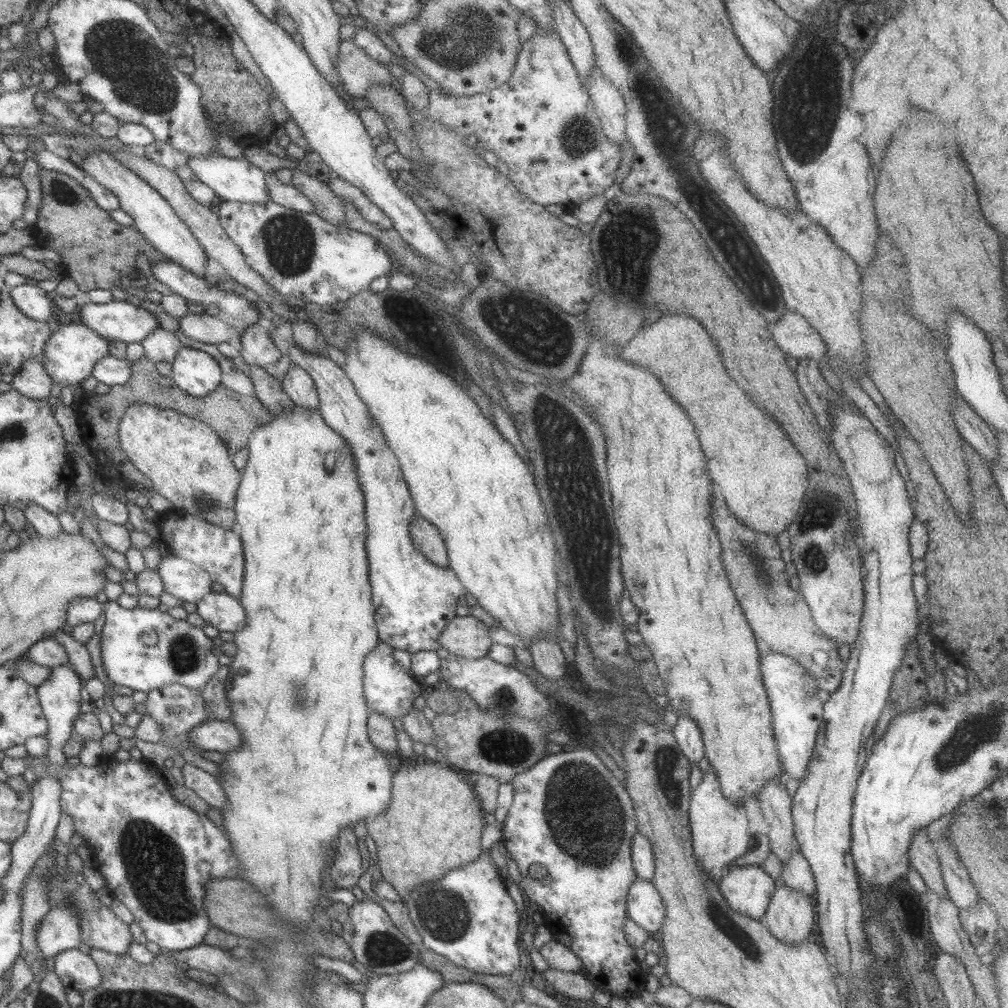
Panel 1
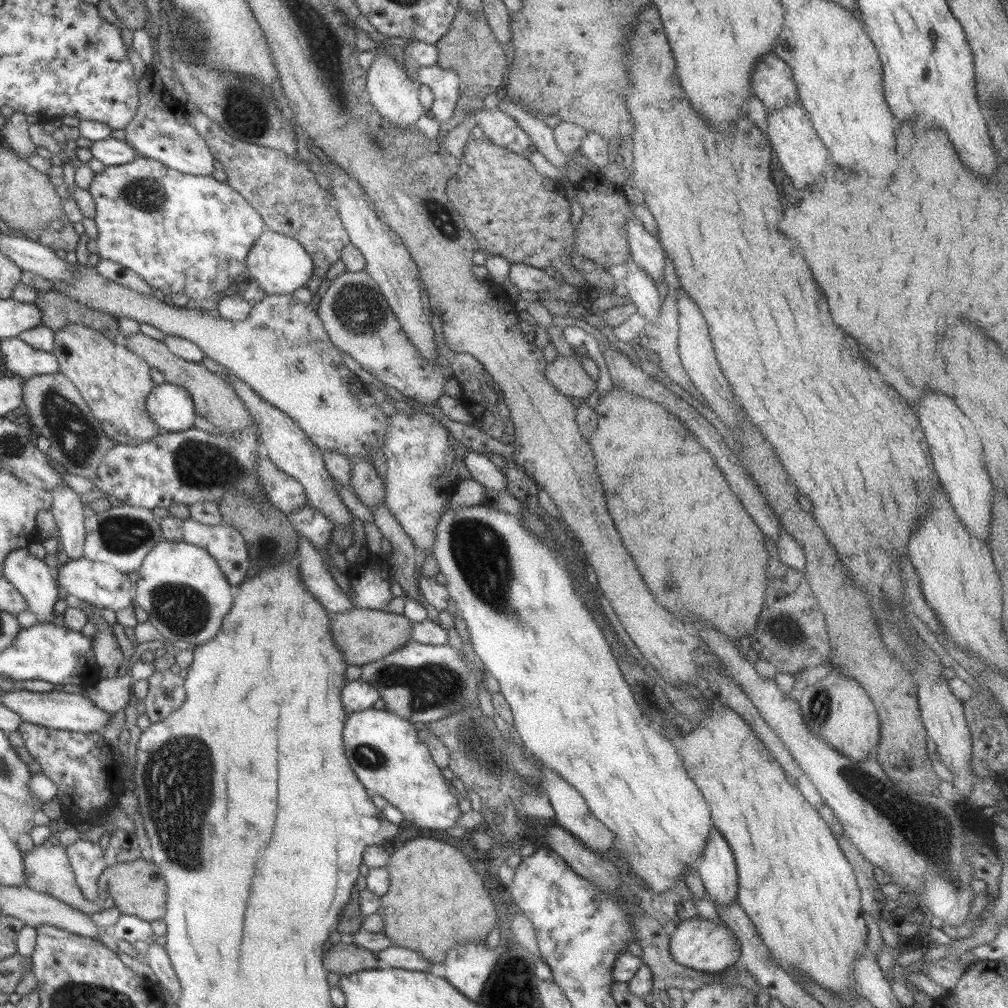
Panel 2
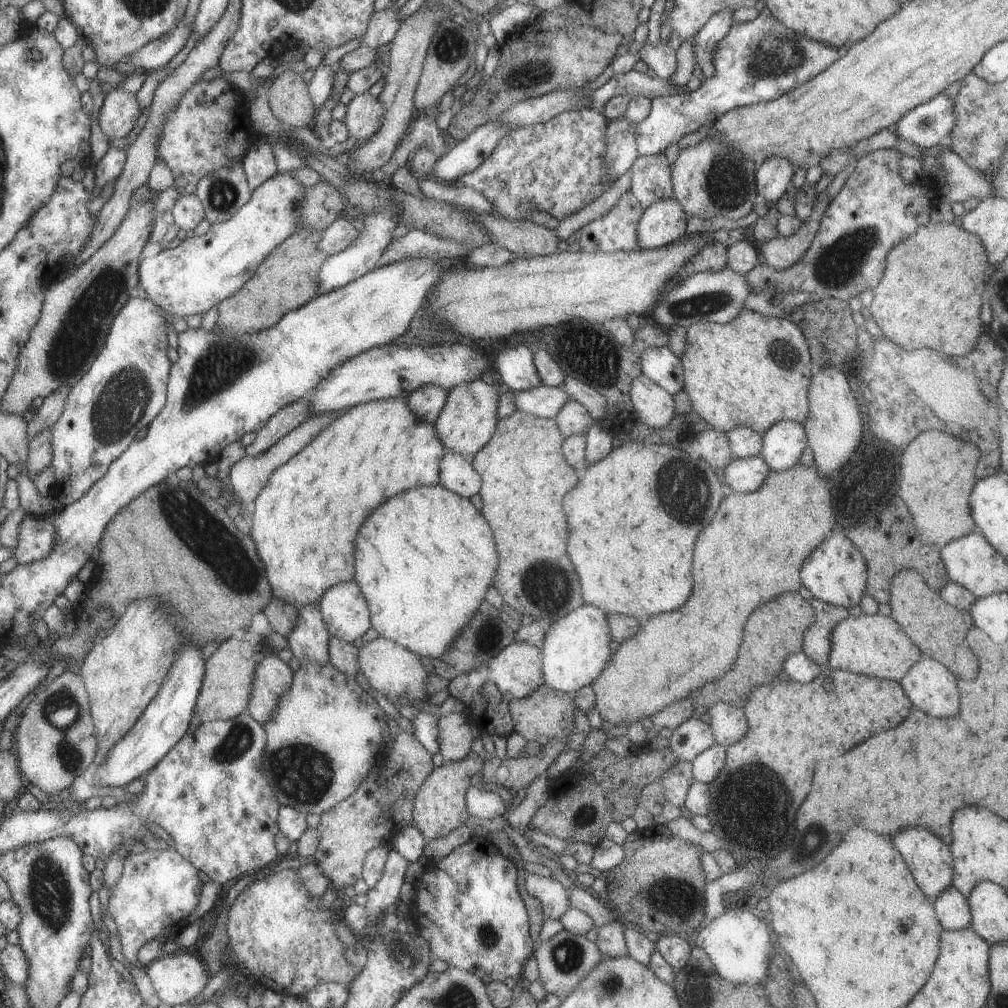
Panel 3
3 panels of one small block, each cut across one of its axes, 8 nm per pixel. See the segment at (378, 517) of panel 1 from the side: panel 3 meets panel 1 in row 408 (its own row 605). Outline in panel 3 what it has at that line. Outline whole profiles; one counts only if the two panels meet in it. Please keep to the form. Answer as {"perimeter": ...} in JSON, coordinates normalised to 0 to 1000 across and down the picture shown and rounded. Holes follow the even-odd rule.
{"perimeter":[[[353,576],[326,583],[315,602],[329,632],[351,638],[367,625],[366,601]]]}

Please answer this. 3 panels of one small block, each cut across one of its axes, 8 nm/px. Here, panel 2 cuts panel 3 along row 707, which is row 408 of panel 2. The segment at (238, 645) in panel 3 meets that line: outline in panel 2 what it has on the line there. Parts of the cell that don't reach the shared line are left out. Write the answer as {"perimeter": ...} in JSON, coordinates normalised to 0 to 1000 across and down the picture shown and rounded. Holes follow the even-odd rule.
{"perimeter":[[[141,329],[131,331],[131,333],[121,333],[121,335],[125,345],[140,353],[150,365],[155,365],[163,370],[163,375],[167,380],[185,385],[188,393],[190,393],[195,410],[200,415],[204,415],[208,421],[219,427],[222,425],[224,427],[248,425],[248,427],[255,429],[254,420],[252,420],[248,408],[244,405],[244,402],[240,399],[232,385],[230,385],[230,382],[222,378],[218,372],[208,369],[208,366],[205,366],[199,359],[188,359],[175,353],[172,349],[169,349],[163,338],[149,335],[149,333],[141,331]]]}

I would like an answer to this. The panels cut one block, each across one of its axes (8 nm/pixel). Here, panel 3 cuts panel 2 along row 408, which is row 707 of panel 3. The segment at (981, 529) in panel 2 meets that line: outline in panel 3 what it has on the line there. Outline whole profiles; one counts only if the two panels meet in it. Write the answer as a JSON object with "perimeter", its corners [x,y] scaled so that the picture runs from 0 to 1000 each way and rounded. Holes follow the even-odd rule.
{"perimeter":[[[915,651],[915,655],[897,671],[895,683],[909,702],[933,712],[950,710],[950,675],[933,657]]]}

